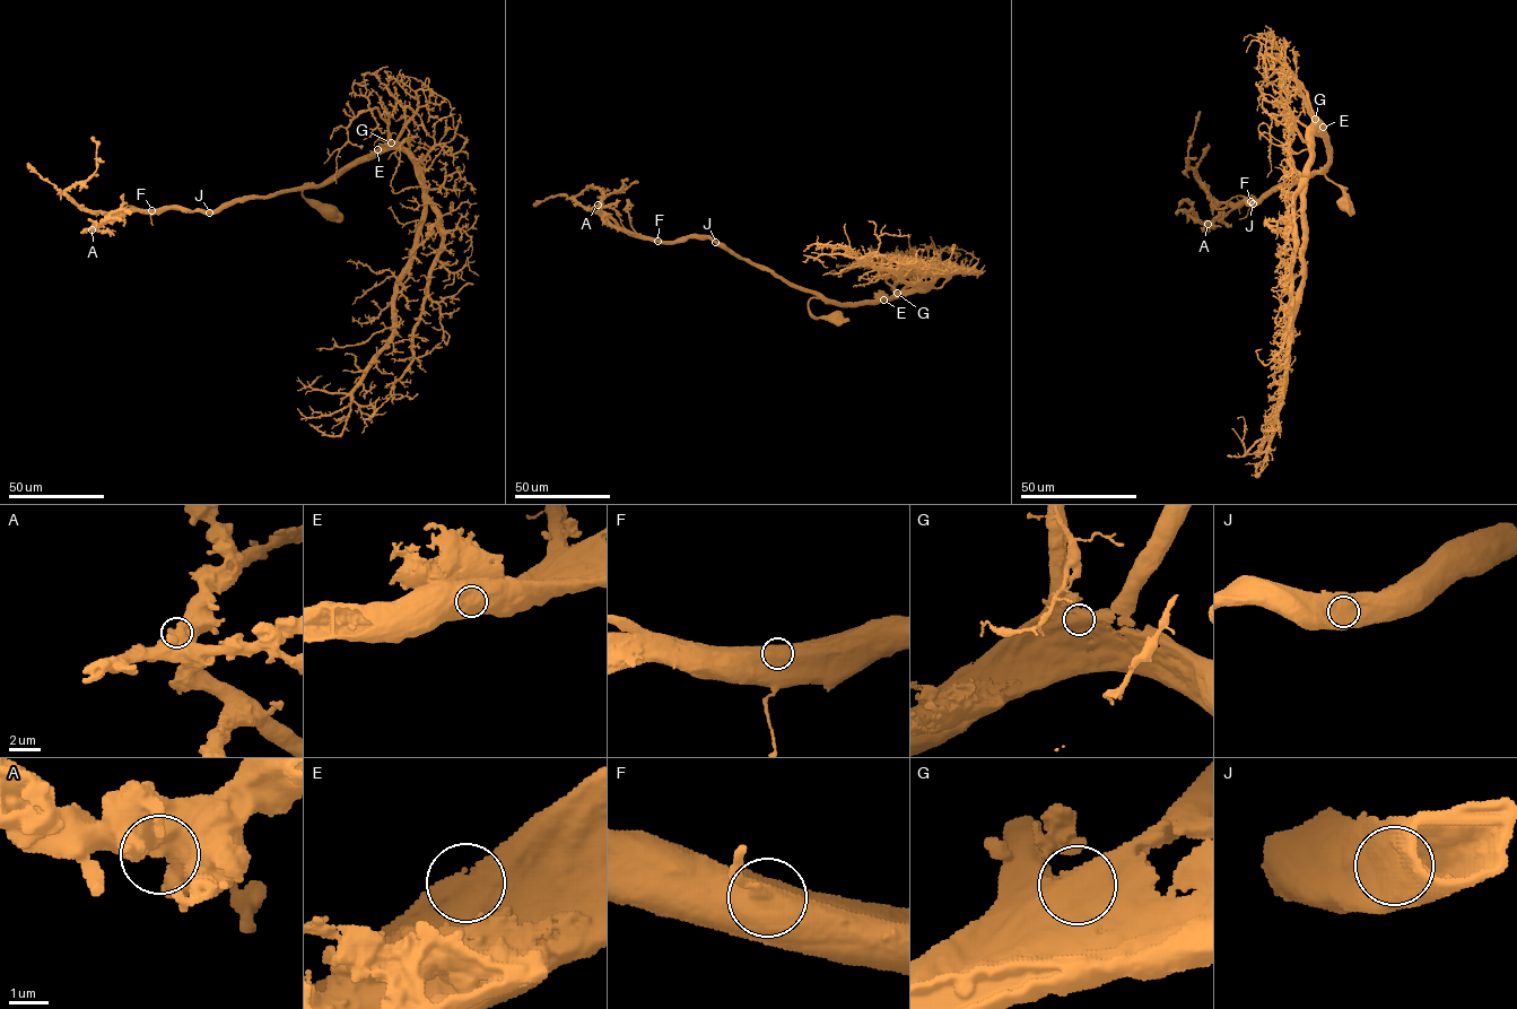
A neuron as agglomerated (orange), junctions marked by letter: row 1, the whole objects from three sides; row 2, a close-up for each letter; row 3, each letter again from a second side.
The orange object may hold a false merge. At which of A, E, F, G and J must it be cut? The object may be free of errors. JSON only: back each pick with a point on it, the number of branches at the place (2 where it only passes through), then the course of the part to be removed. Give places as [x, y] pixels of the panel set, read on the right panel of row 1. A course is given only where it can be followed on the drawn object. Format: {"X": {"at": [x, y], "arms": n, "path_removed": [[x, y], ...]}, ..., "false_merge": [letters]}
{"false_merge": []}

